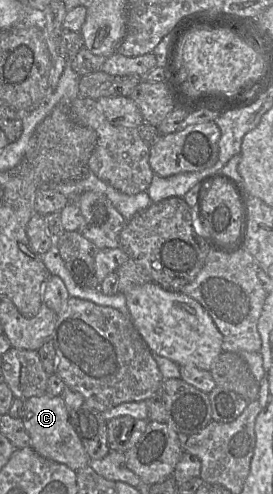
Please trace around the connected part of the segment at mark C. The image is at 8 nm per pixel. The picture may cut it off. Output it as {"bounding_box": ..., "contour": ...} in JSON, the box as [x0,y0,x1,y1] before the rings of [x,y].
{"bounding_box":[22,394,91,471],"contour":[[[44,394],[26,399],[22,421],[30,437],[30,447],[39,455],[74,471],[89,466],[91,459],[69,421],[69,410],[62,396]]]}

